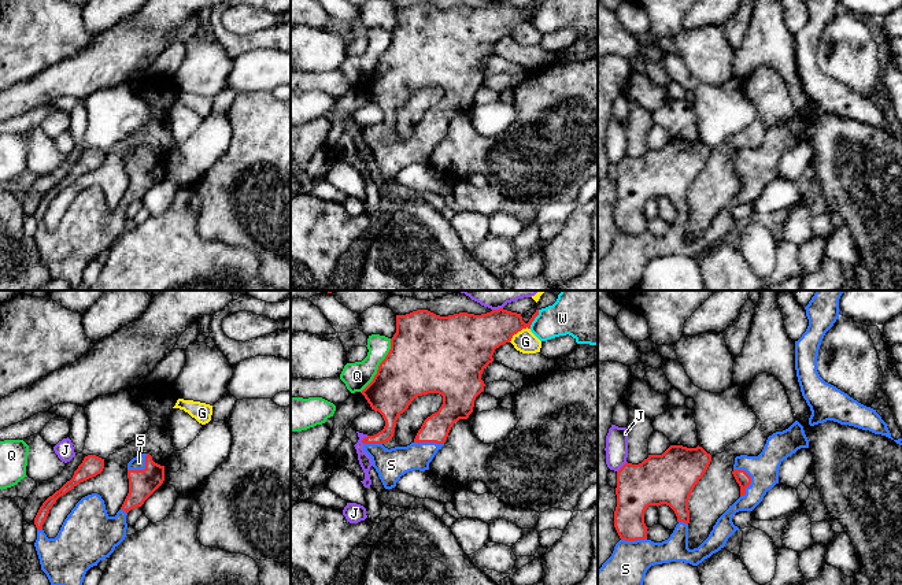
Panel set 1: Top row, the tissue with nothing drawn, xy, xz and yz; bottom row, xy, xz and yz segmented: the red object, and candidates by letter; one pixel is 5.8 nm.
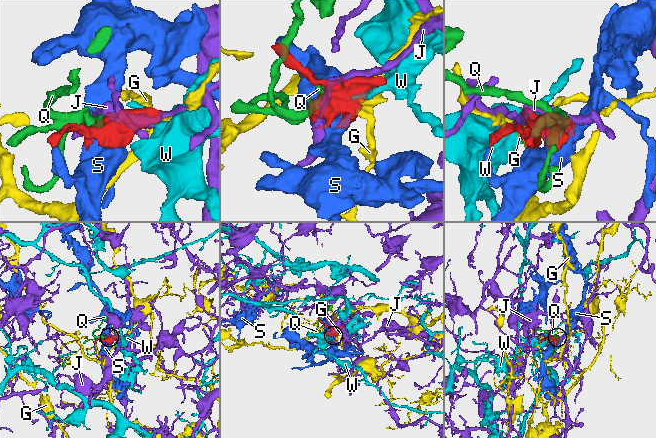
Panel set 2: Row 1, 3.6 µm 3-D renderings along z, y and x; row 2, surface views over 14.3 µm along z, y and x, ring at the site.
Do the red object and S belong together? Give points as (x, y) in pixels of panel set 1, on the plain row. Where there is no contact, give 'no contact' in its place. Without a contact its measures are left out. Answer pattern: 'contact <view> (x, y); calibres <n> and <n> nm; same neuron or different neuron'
contact yz (750, 173); calibres 80 and 180 nm; same neuron

